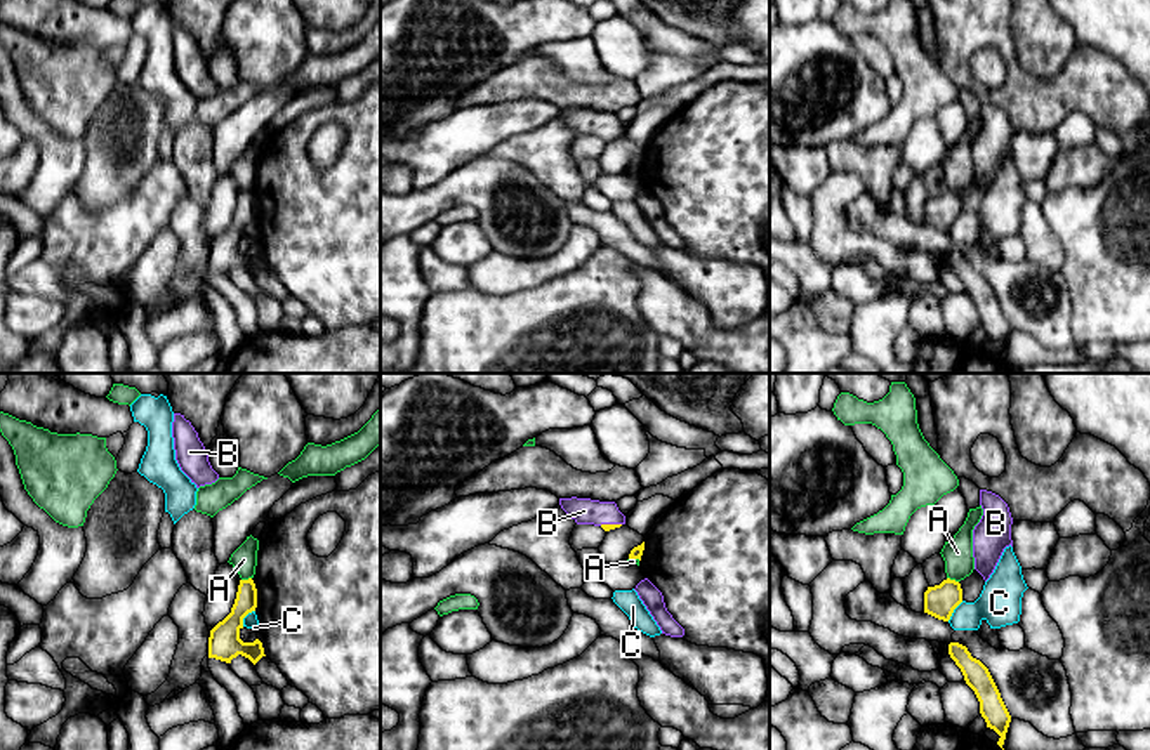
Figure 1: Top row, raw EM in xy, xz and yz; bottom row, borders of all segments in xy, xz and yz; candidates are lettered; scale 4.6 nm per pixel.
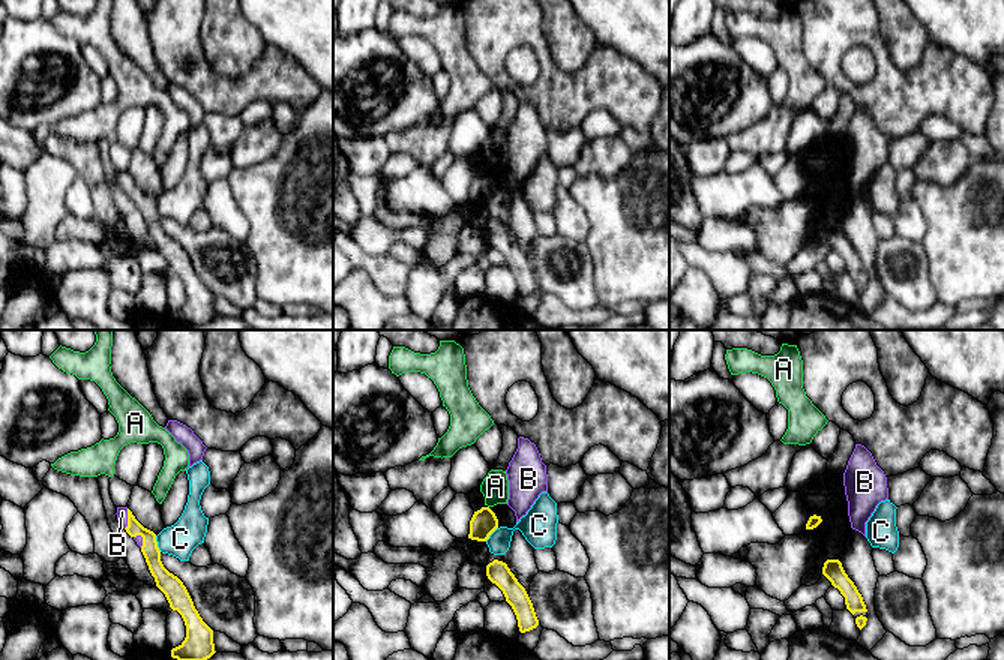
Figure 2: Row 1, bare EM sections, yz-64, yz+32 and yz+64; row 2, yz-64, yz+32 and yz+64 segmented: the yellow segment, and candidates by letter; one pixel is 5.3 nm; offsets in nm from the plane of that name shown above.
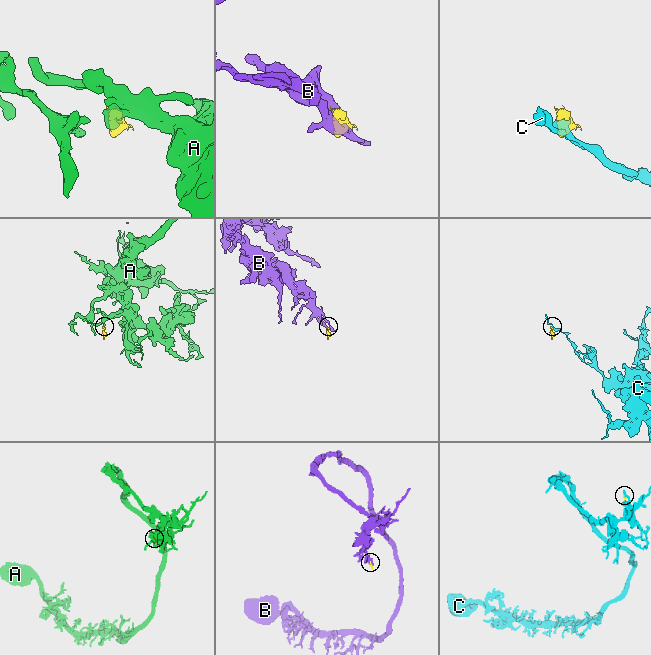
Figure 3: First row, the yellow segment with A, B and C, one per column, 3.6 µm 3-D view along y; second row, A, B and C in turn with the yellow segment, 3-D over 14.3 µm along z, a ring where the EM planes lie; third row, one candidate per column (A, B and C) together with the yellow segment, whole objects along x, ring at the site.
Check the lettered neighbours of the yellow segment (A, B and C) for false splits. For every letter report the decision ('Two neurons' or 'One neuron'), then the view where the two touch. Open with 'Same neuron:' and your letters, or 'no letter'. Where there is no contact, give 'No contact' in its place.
Same neuron: B
A: Two neurons. Touches yellow in yz
B: One neuron. Touches yellow in xz
C: Two neurons. Touches yellow in yz

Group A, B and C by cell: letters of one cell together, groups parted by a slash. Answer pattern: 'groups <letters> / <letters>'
groups A / B / C

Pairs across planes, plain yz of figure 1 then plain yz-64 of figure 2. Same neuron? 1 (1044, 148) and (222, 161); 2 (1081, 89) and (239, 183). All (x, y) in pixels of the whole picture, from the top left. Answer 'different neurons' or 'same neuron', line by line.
1: different neurons
2: different neurons

